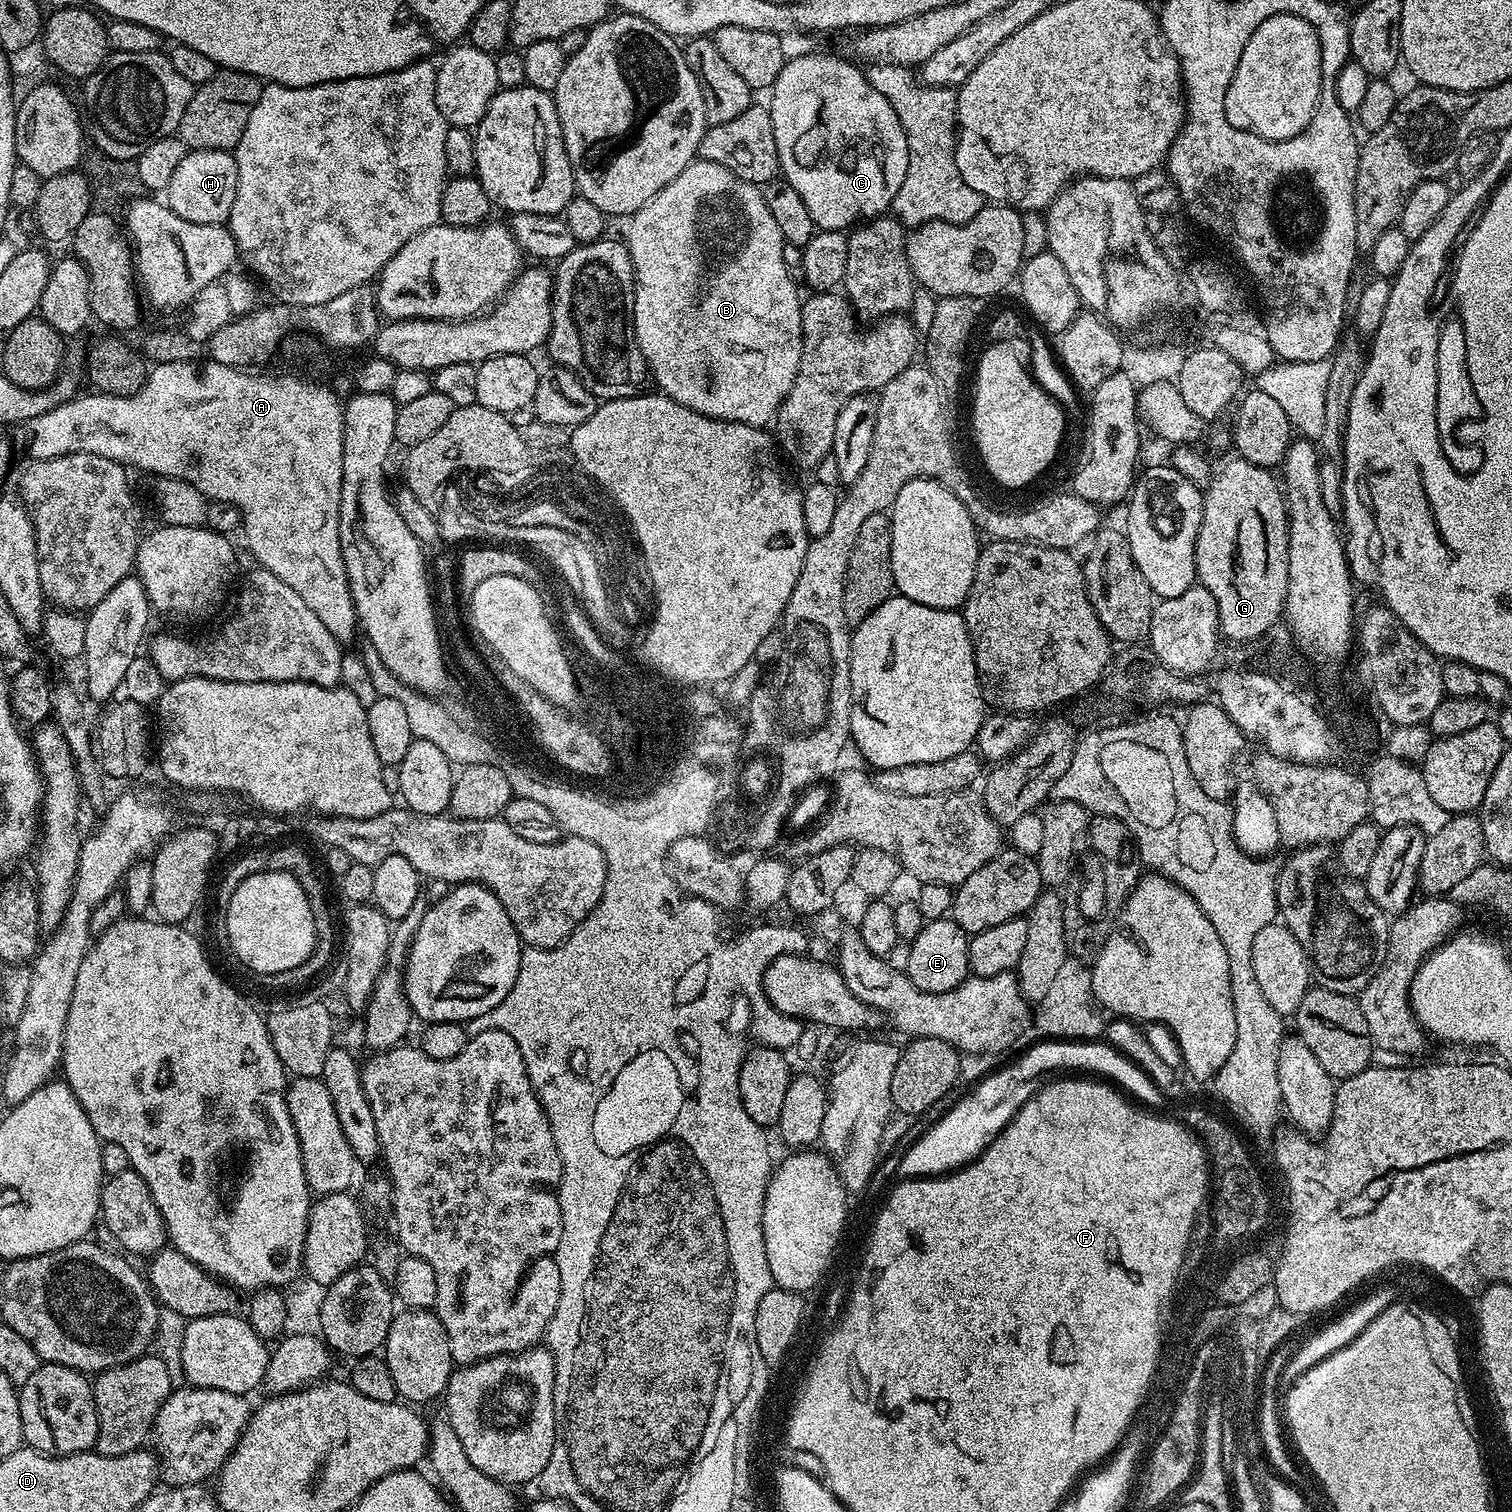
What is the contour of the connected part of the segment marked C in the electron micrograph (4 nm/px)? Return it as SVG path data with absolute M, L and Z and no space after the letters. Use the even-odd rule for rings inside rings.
M808 52L805 56L796 56L785 59L782 66L782 74L778 74L778 78L772 84L770 95L772 95L772 104L770 103L770 111L772 114L772 125L774 126L774 142L778 146L778 158L780 159L780 171L783 179L790 182L790 186L794 186L794 190L798 190L798 194L802 194L802 202L806 202L806 210L810 210L810 218L816 223L817 229L841 229L848 230L857 222L867 221L869 218L875 218L881 214L887 213L892 206L892 199L898 194L898 190L902 186L902 182L906 178L906 166L908 165L908 147L906 146L906 134L902 130L902 122L898 122L898 114L894 114L894 106L890 106L890 102L886 102L886 98L882 98L882 94L878 94L878 90L874 90L874 86L870 86L867 75L863 71L860 72L855 68L857 65L851 59L843 60L840 56L823 56L820 52Z

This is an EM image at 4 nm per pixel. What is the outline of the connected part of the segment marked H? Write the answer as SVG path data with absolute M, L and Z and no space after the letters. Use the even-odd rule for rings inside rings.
M189 151L178 164L170 178L170 186L164 191L169 208L180 218L198 225L214 225L227 221L237 193L237 162L233 153L218 151Z

